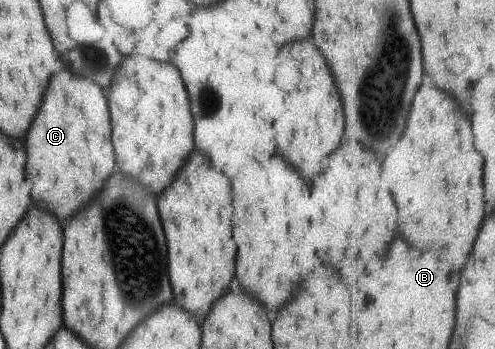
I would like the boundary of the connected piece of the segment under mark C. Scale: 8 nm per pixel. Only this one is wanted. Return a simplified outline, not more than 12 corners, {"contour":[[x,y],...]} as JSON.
{"contour":[[51,76],[25,134],[31,206],[73,216],[115,171],[101,88]]}

